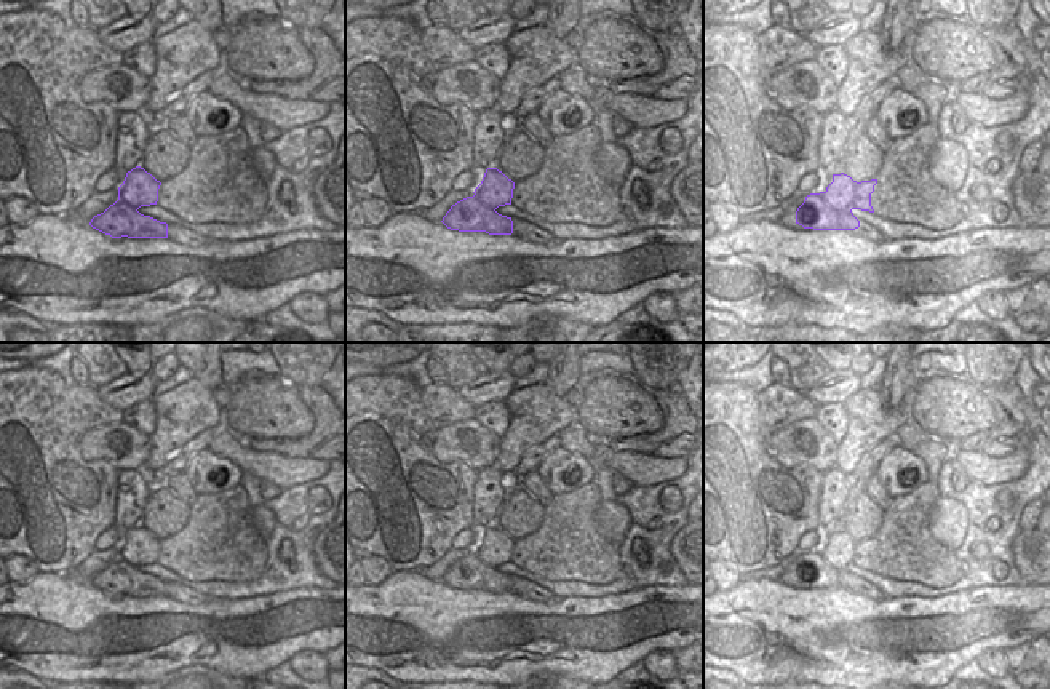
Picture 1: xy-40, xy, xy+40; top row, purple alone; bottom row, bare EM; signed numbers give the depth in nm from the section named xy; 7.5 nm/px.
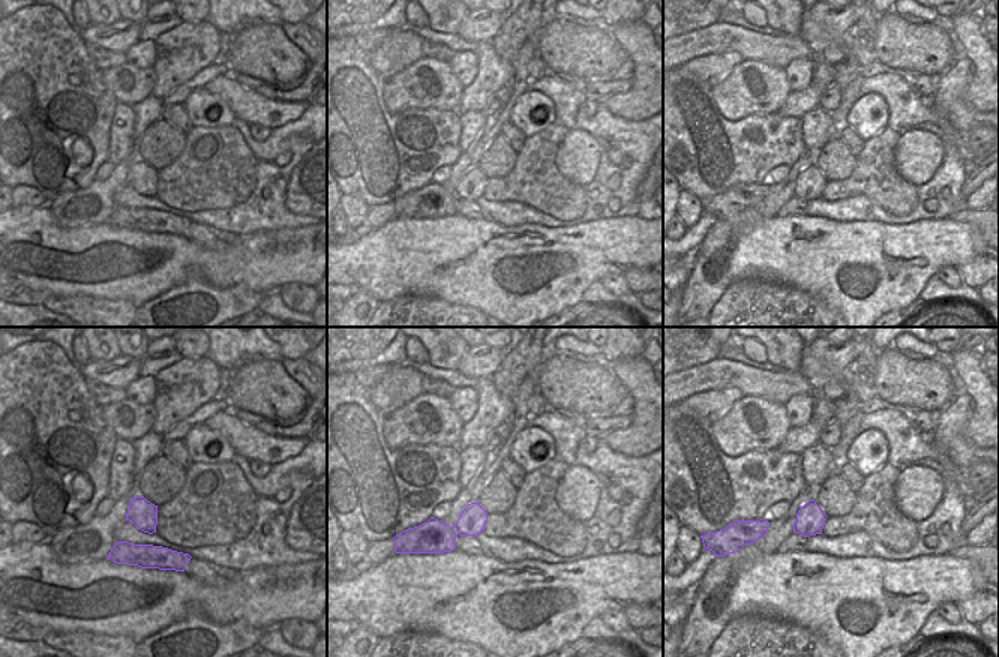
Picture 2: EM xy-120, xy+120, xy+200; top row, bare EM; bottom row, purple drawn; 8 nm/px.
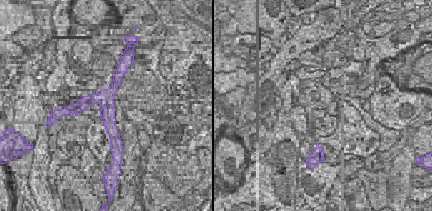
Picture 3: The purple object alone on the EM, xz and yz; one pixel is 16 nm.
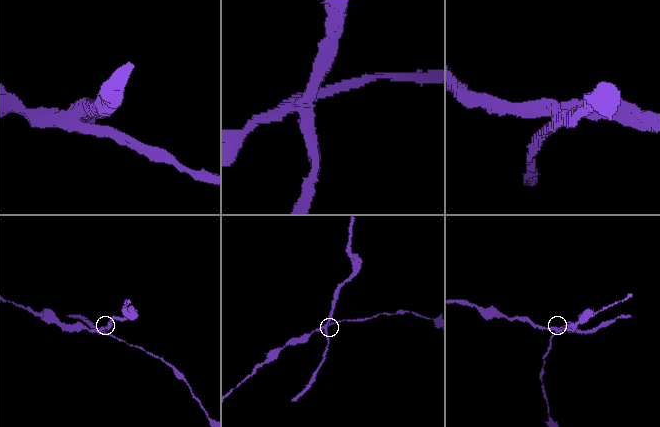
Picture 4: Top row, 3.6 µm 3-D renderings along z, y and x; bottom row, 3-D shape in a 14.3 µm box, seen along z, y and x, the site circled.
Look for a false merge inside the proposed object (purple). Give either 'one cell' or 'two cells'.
two cells

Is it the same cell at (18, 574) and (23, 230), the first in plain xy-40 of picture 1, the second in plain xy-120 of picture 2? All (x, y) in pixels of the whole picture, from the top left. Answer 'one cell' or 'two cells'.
two cells

